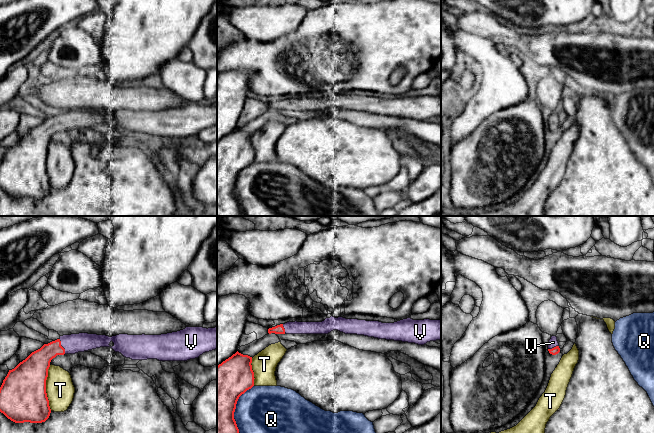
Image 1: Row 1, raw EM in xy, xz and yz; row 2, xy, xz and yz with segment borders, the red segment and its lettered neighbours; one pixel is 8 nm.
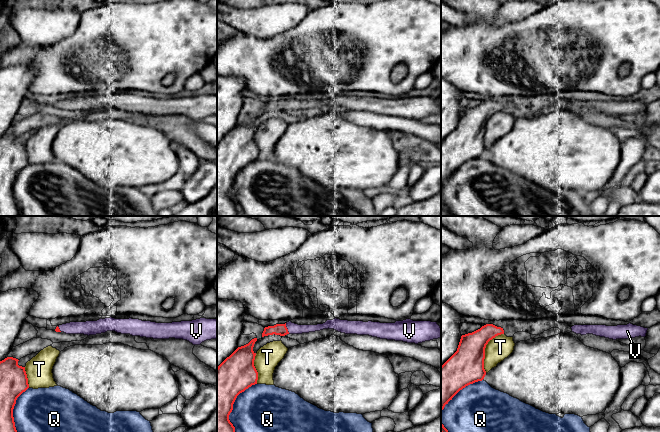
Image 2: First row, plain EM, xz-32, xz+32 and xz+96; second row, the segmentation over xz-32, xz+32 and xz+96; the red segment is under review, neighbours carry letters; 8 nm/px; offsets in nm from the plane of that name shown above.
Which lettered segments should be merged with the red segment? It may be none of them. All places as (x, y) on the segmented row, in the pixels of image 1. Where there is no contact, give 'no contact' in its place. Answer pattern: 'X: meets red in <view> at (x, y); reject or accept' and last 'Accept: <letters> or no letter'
Q: meets red in xz at (235, 408); reject
T: meets red in xy at (45, 388); reject
V: meets red in xy at (61, 346); accept
Accept: V

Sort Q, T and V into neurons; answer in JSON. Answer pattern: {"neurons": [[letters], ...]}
{"neurons": [["Q"], ["T"], ["V"]]}

